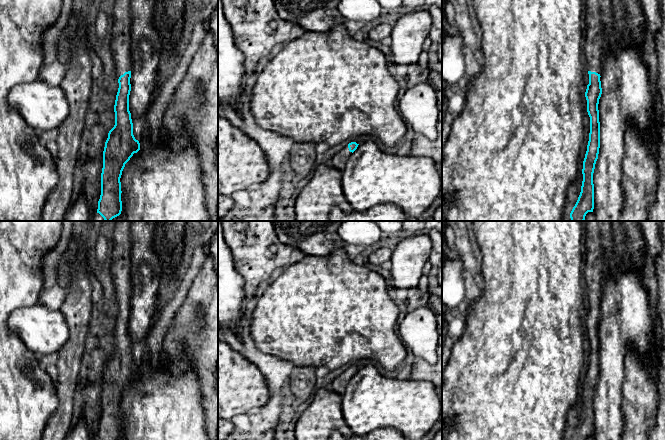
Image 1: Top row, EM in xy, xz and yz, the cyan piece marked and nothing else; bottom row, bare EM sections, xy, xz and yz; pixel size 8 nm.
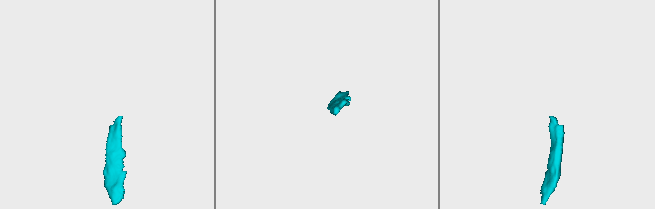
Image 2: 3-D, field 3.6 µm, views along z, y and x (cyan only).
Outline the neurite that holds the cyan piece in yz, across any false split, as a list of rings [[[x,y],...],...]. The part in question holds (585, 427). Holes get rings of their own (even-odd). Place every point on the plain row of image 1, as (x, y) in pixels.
[[[585,221],[587,248],[585,278],[588,287],[589,308],[585,316],[587,336],[590,341],[590,357],[583,385],[583,405],[578,424],[570,440],[586,440],[594,433],[593,397],[600,372],[600,346],[598,328],[602,318],[600,299],[607,279],[615,275],[612,221]]]

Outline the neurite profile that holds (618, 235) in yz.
[[[612,221],[612,239],[614,249],[619,254],[622,266],[628,269],[630,267],[630,255],[626,246],[626,234],[622,221]]]

